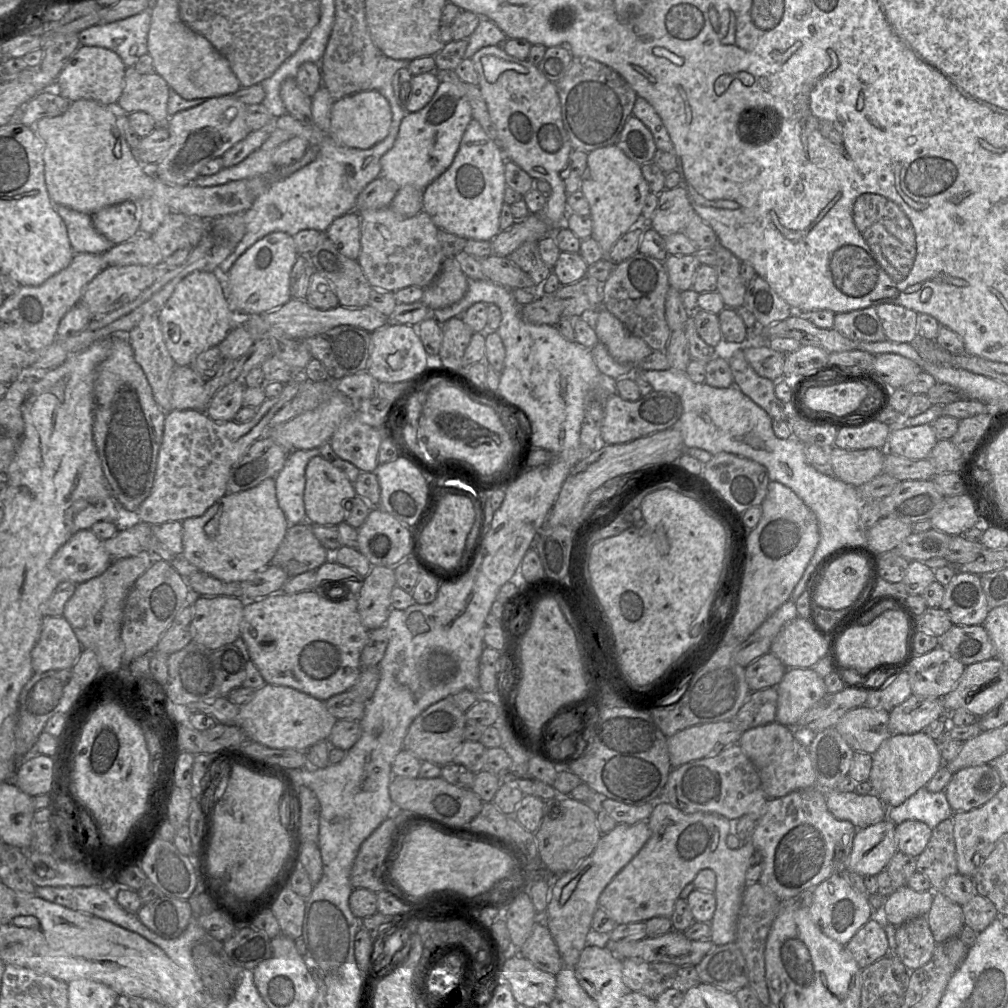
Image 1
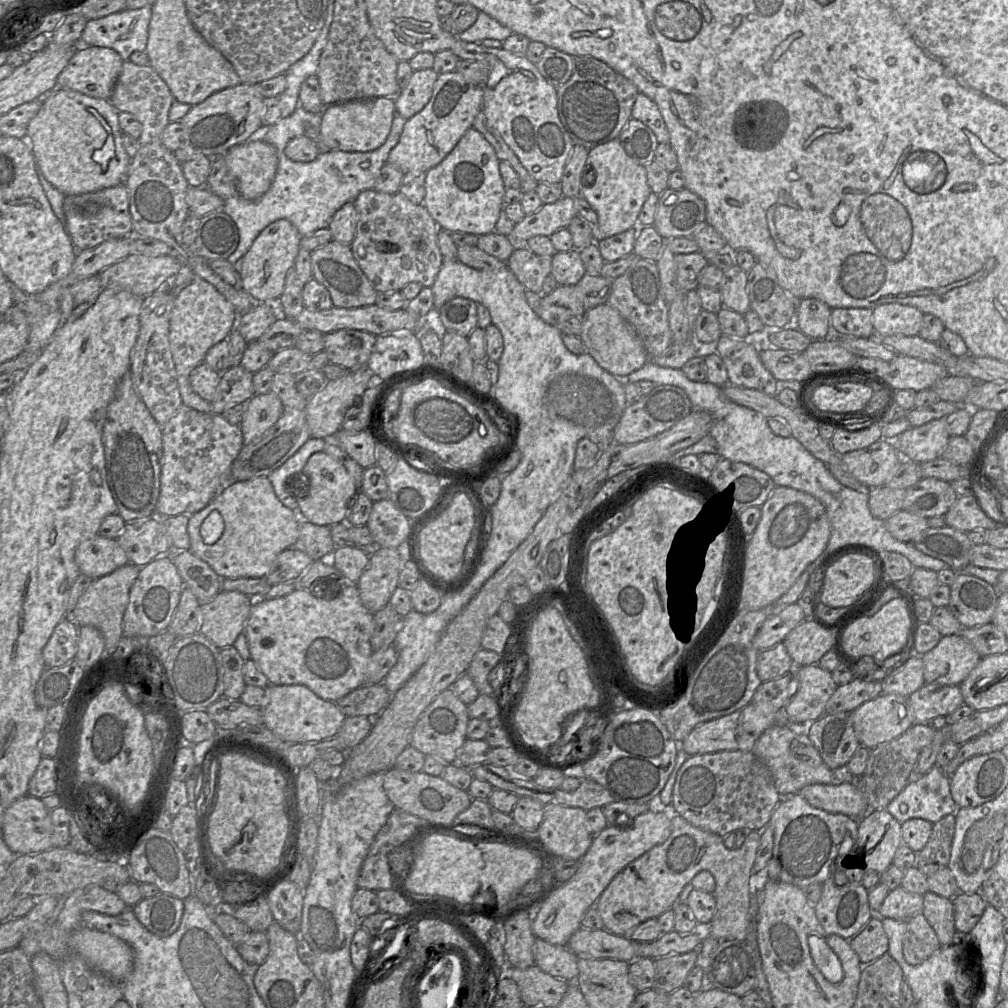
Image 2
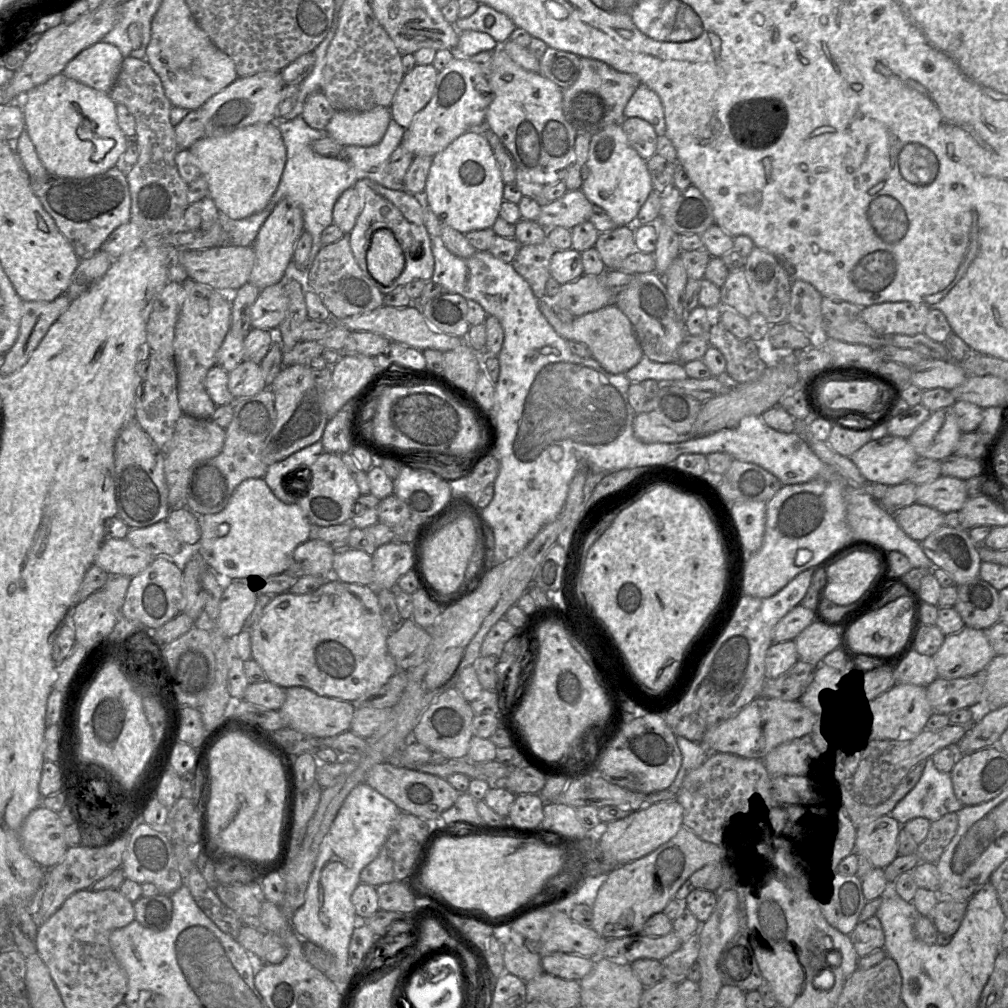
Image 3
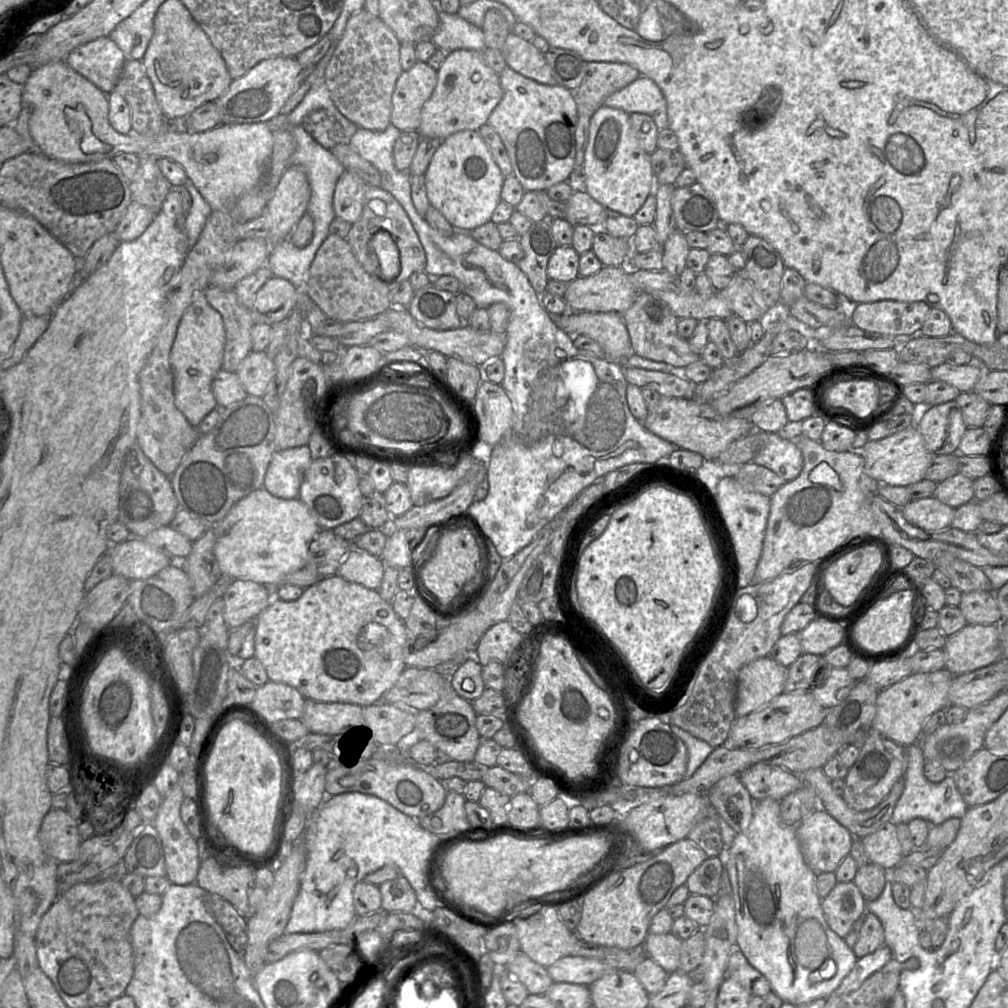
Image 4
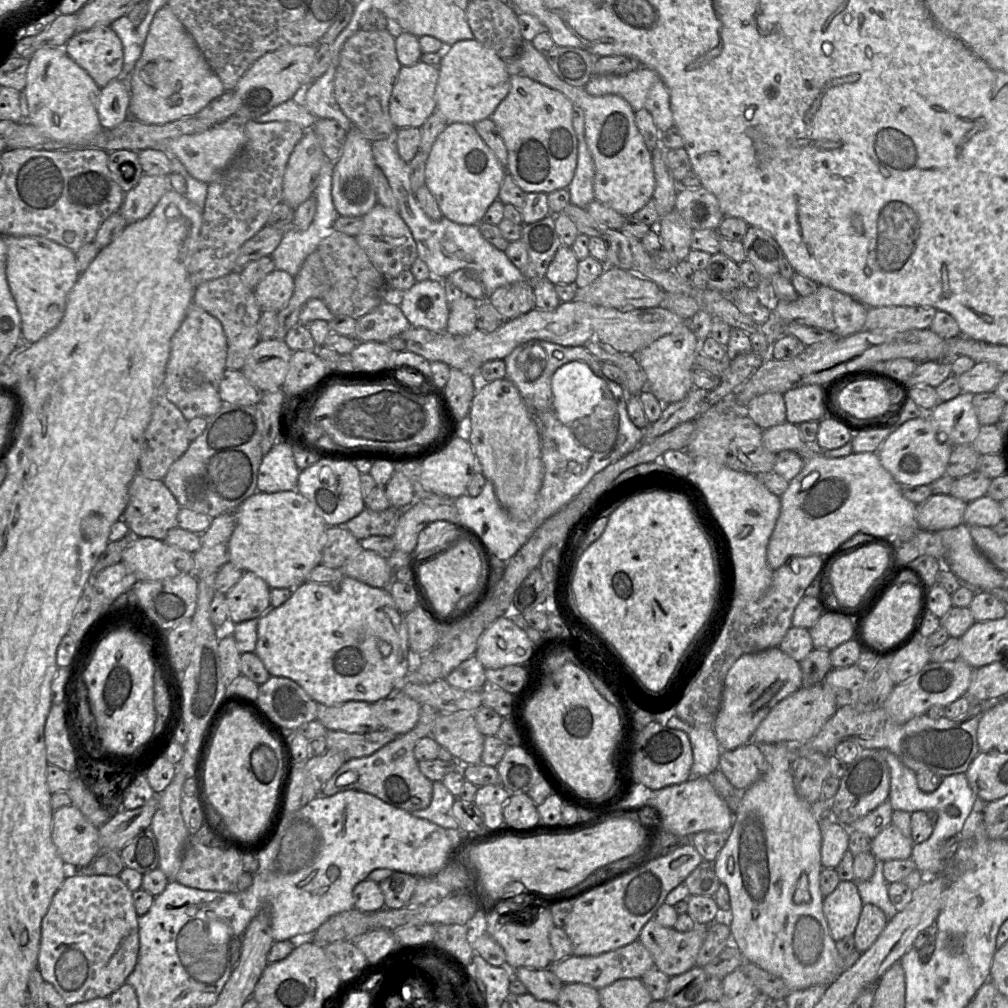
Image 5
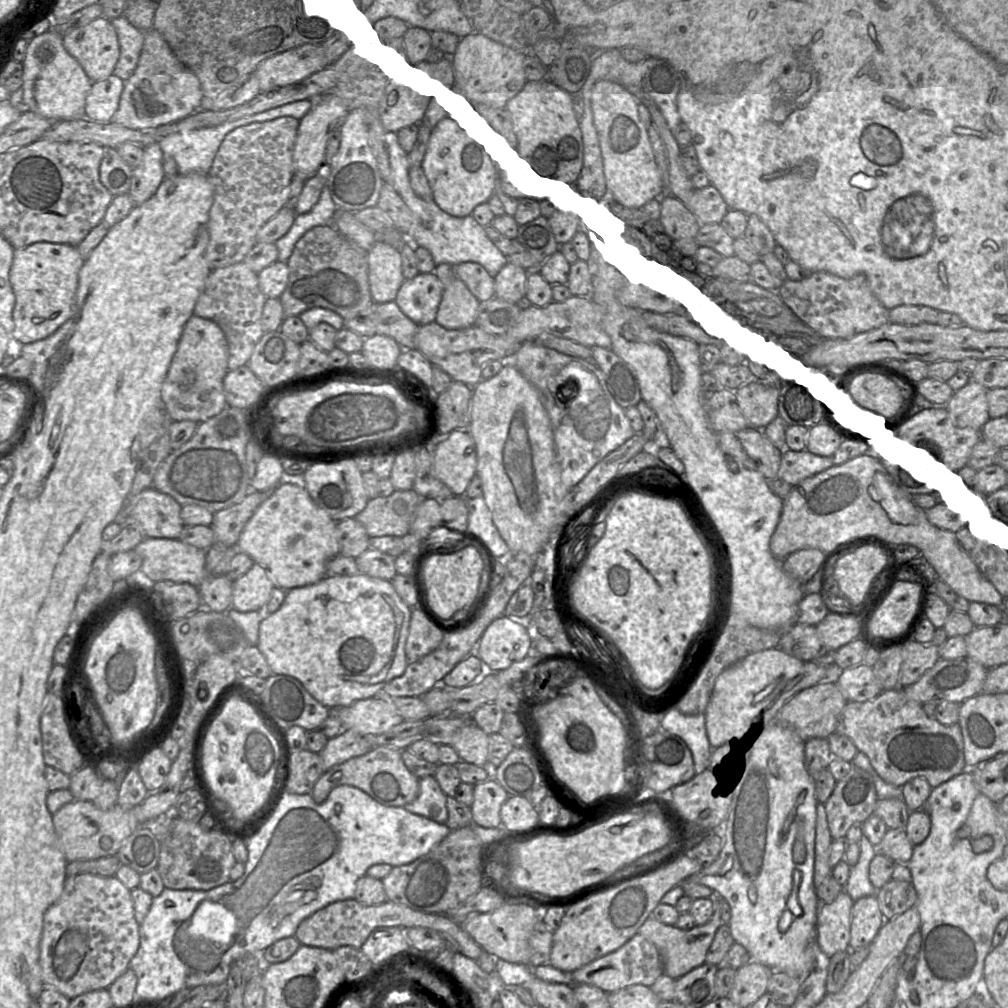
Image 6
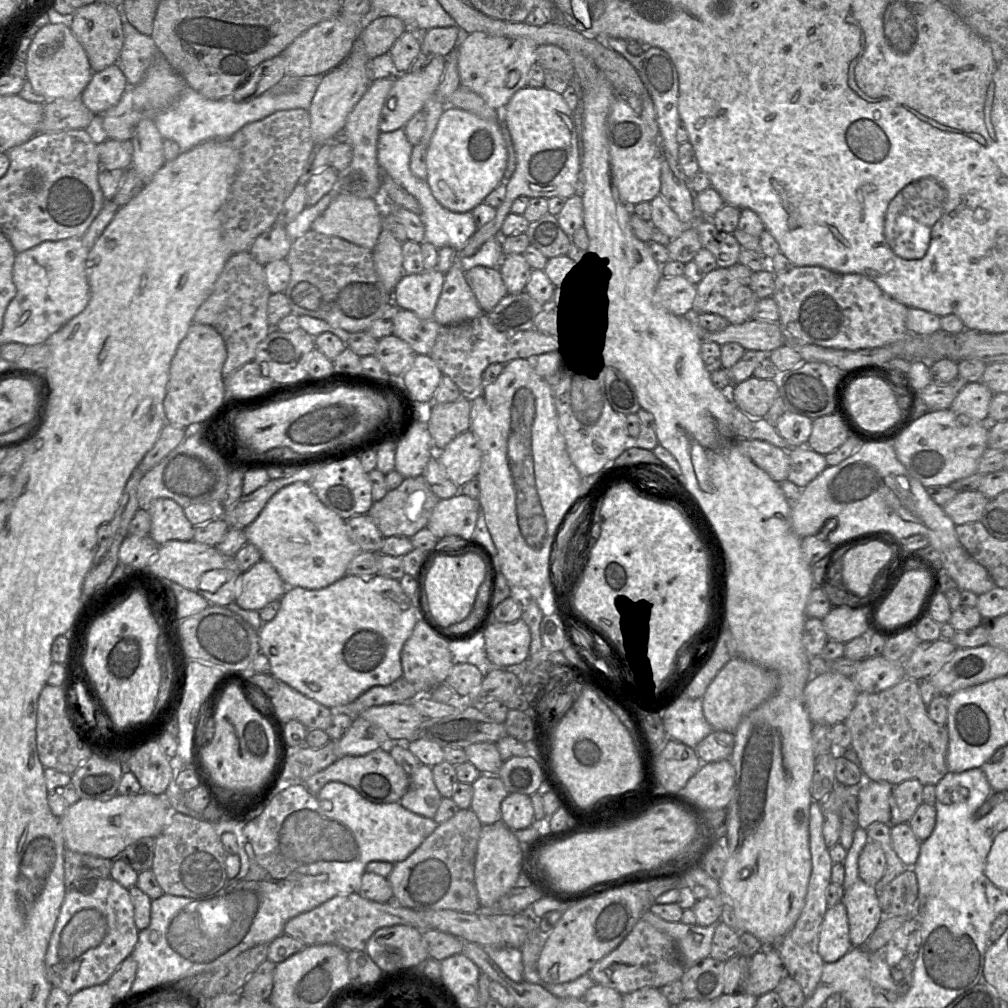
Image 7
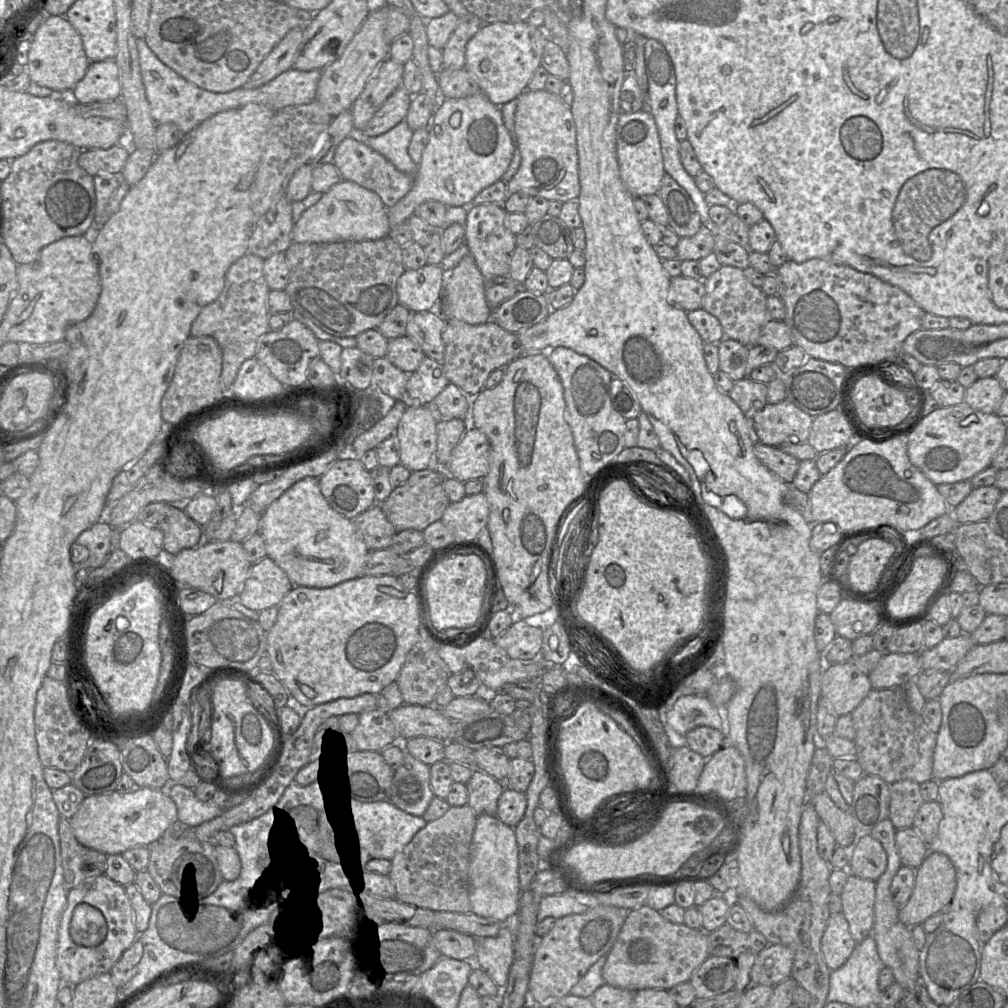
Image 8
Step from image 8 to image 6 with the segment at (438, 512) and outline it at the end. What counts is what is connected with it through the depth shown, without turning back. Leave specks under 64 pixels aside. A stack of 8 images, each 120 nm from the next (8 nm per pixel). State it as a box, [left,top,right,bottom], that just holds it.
[354,488,428,537]

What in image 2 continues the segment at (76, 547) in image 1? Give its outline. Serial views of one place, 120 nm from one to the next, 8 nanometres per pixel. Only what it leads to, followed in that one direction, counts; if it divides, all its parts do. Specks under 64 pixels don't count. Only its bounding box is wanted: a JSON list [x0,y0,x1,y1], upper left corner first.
[75,535,129,579]

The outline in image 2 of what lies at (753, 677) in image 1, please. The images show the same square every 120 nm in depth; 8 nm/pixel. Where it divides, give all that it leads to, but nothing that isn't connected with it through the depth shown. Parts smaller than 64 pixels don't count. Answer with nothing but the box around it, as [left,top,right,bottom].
[757,642,794,682]

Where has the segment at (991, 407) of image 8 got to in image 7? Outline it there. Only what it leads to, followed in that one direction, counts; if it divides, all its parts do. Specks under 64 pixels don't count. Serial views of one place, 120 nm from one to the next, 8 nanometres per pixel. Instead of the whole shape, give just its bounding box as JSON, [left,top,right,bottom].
[949,381,994,422]

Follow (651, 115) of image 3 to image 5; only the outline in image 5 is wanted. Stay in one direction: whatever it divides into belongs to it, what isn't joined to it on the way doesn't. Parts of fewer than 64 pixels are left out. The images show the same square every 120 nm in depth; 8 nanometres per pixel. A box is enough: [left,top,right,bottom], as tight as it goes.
[584,66,674,132]

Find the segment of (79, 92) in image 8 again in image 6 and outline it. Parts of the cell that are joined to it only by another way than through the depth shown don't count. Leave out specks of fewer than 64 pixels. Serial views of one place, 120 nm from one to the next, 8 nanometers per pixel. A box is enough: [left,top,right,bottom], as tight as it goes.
[85,73,125,122]

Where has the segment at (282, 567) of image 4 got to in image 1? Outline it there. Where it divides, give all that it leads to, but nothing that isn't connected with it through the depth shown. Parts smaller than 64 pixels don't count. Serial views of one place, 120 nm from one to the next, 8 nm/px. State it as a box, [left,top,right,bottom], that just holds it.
[182,477,289,582]

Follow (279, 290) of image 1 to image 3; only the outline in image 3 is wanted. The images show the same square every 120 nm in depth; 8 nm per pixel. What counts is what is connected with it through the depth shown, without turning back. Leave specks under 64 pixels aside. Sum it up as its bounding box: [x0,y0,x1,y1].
[249,199,304,290]

